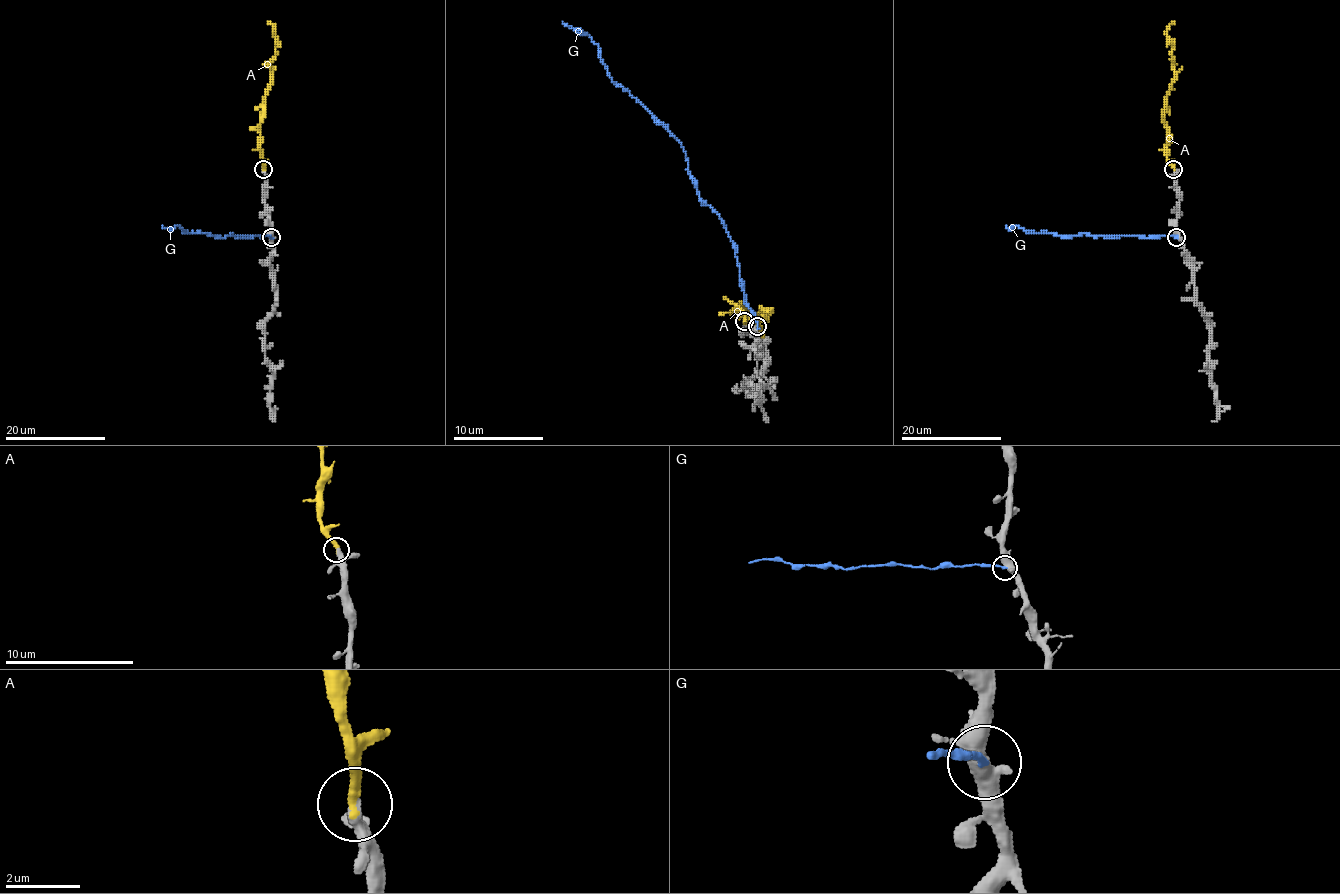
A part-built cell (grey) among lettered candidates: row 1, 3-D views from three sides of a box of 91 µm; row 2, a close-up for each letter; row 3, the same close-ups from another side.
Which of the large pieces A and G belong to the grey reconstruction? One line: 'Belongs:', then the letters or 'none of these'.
Belongs: A

